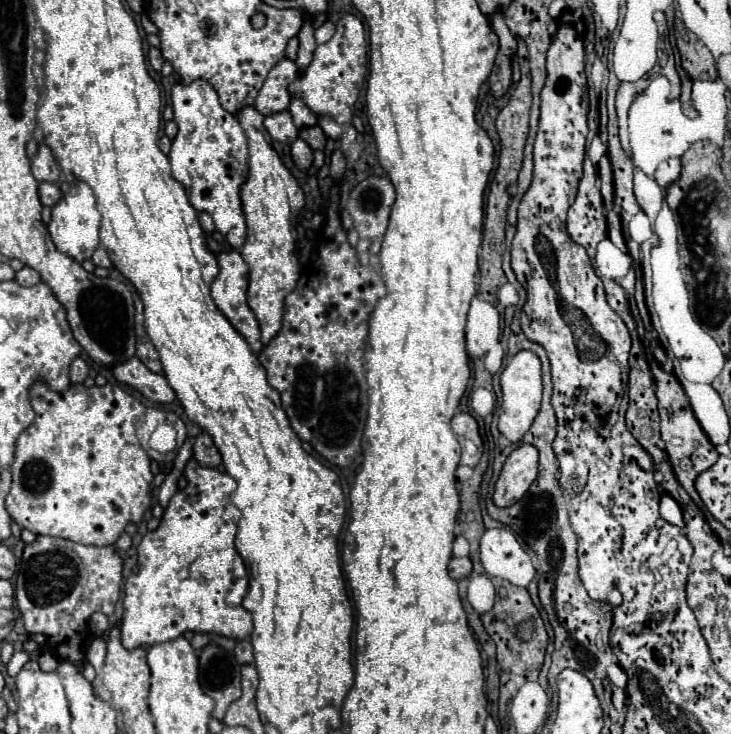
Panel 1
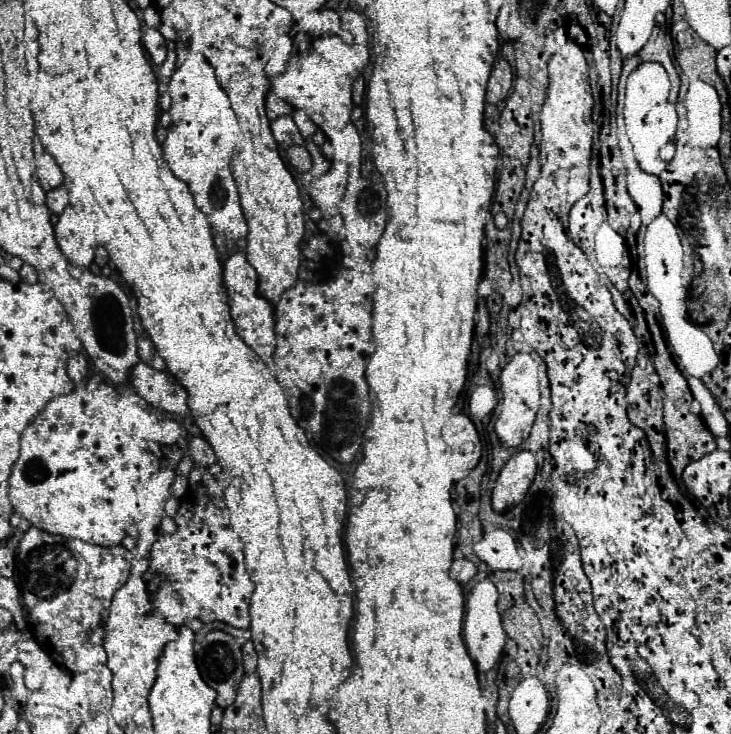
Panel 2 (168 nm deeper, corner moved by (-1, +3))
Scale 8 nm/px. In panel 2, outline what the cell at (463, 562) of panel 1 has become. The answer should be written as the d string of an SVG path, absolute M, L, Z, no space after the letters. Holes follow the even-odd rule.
M458 558L452 562L452 570L450 570L450 576L458 582L466 582L468 578L472 578L476 574L476 564L468 558Z

